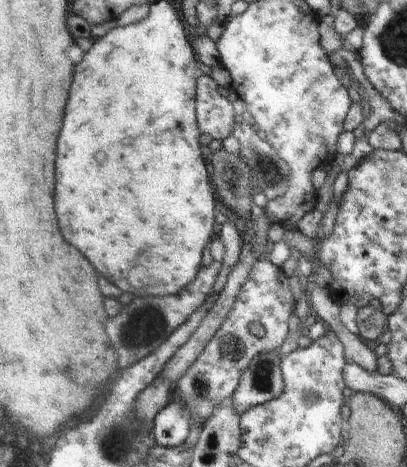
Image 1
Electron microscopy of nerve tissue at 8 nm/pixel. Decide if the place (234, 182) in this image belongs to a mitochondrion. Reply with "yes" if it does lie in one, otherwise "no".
yes

